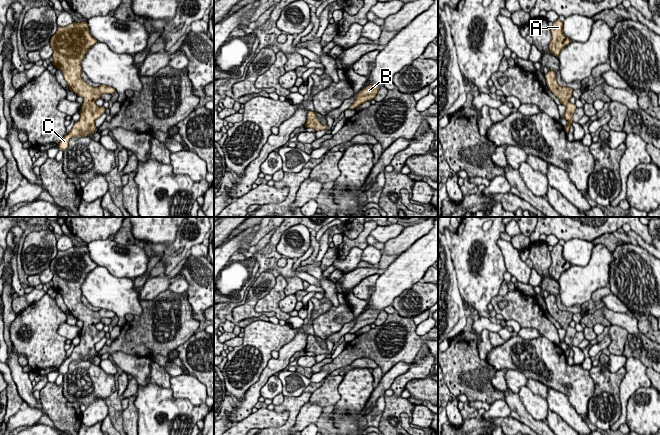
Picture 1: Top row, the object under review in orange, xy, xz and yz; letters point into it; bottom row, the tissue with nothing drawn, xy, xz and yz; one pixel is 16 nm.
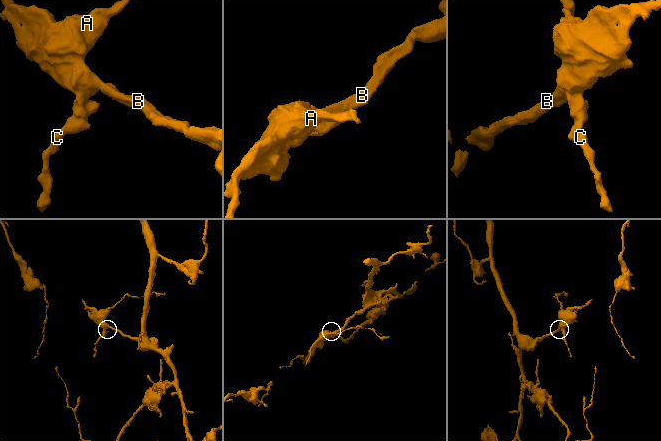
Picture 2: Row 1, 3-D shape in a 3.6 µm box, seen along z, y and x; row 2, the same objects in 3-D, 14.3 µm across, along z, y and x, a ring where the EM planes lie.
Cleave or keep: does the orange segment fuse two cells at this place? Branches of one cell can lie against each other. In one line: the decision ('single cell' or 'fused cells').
single cell

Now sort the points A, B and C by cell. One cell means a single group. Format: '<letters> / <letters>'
A B C

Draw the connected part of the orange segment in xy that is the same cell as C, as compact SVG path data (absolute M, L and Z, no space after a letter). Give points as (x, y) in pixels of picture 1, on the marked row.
M87 22L76 23L66 27L58 27L56 33L50 39L53 49L53 65L59 69L69 89L83 98L81 104L80 119L74 123L71 131L60 141L59 150L68 148L72 137L85 137L97 132L95 120L106 109L99 107L95 101L102 94L113 94L116 90L112 87L100 85L92 87L82 78L81 62L87 51L98 41L90 34Z

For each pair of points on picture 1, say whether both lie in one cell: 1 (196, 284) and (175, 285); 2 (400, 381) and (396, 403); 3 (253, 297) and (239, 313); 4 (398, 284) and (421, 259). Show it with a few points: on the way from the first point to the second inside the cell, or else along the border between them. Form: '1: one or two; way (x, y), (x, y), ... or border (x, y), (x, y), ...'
1: two; border (174, 278), (183, 277), (187, 281), (186, 291)
2: two; border (393, 394), (400, 396)
3: one; way (251, 301), (243, 309)
4: one; way (402, 278), (415, 265)

